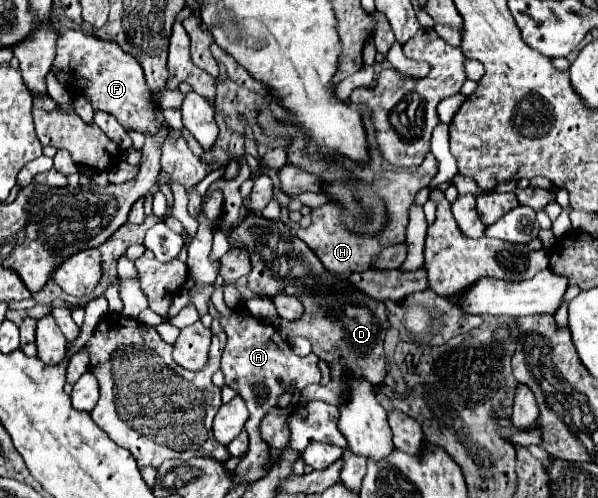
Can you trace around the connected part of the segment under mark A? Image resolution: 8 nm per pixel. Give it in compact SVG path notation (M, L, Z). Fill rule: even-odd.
M236 311L234 317L228 321L220 317L220 323L228 335L228 343L222 353L222 373L226 385L232 387L246 401L250 411L250 417L246 421L246 431L250 435L250 449L248 455L236 467L236 473L248 481L254 481L256 477L262 475L264 465L268 465L268 443L264 443L258 433L262 417L268 413L268 409L276 407L276 399L288 383L296 383L298 387L320 383L318 357L314 353L298 357L296 353L292 353L288 341L282 339L280 333L276 333L274 325L254 319L248 311Z

